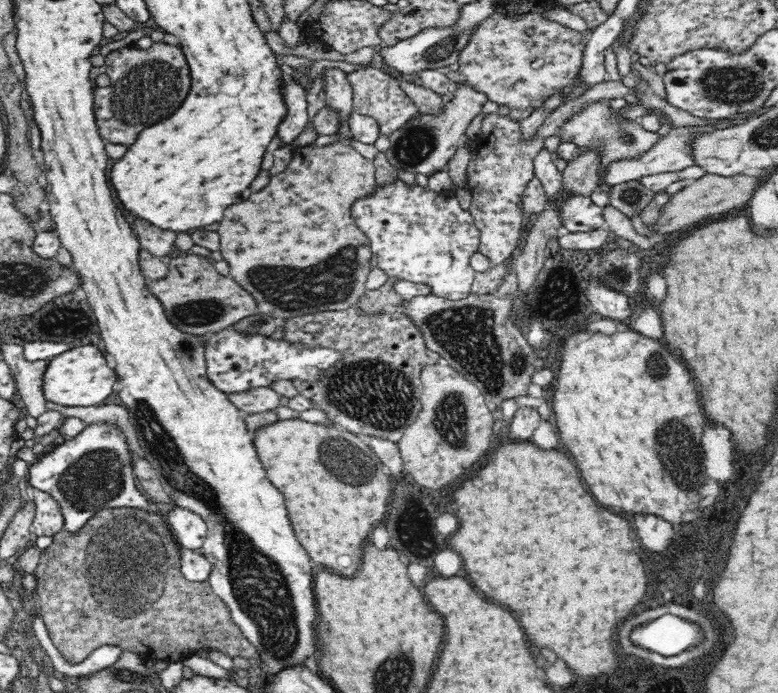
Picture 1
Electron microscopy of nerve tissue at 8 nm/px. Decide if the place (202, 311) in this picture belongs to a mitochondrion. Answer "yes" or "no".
yes

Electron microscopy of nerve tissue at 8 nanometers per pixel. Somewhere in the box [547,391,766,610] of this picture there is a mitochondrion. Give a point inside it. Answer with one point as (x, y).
(671, 431)

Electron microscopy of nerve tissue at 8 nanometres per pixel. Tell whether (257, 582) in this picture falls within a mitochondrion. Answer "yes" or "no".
yes

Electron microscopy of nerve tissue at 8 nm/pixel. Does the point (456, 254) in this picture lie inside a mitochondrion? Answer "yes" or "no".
no

